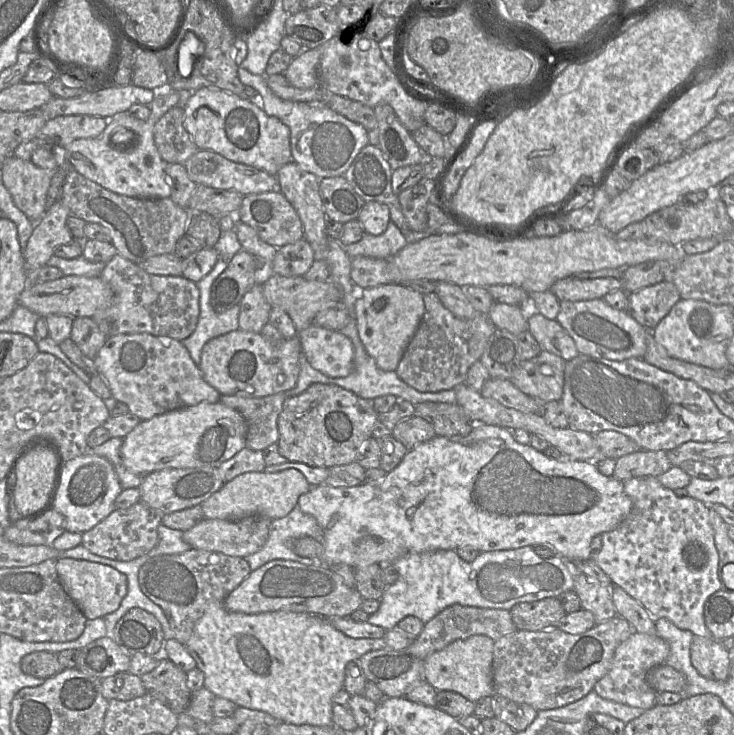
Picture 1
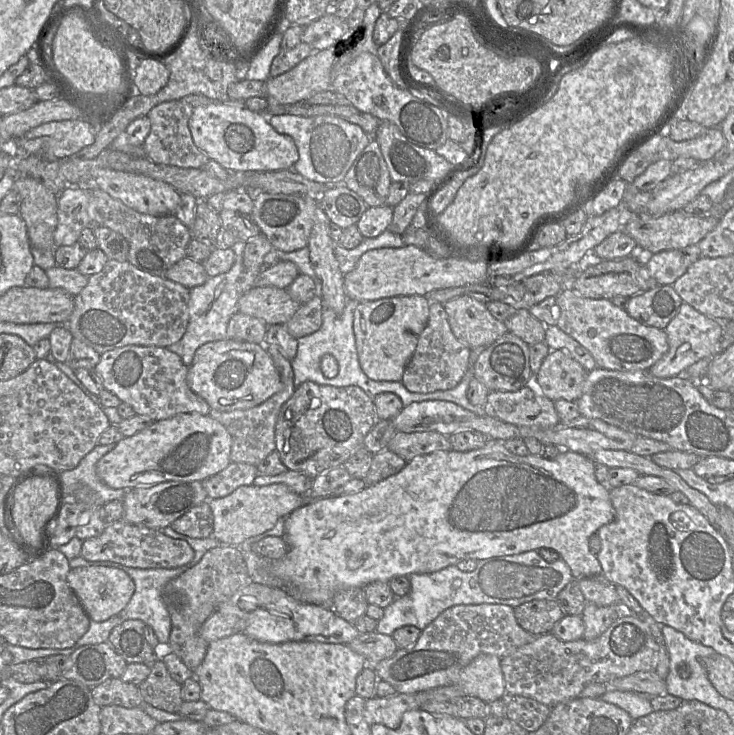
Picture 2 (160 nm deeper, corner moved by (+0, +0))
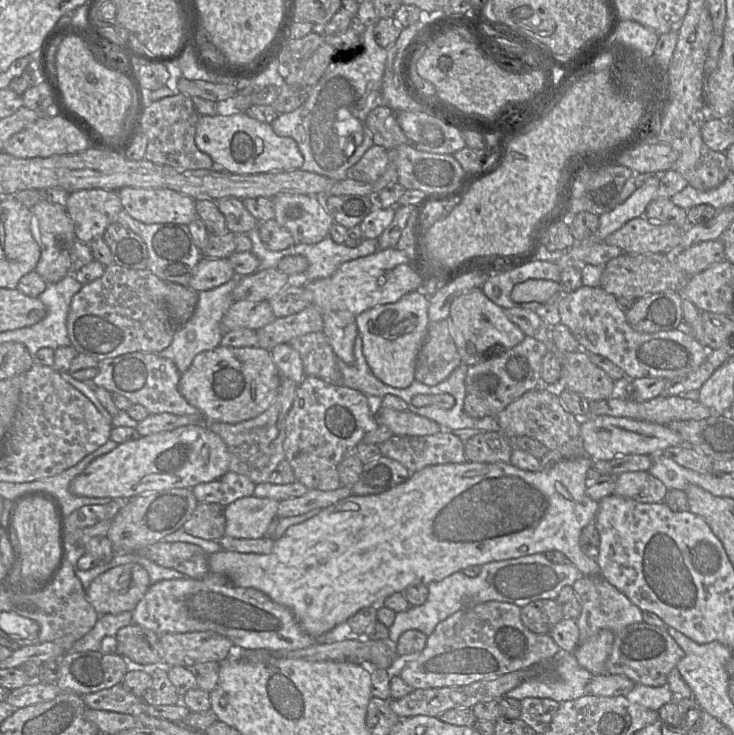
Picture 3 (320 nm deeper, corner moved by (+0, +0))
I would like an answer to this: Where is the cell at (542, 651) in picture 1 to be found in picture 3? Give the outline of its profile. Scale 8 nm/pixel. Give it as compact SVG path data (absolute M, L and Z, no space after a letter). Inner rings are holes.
M645 621L630 624L614 632L610 655L605 663L605 673L624 675L636 684L645 686L663 686L684 652L665 629L653 626Z

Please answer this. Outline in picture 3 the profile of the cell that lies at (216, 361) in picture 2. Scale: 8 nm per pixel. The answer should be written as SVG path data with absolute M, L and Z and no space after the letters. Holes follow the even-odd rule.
M221 346L197 354L190 367L180 376L178 390L208 421L238 423L263 413L276 398L282 376L272 360L270 351L260 347Z

